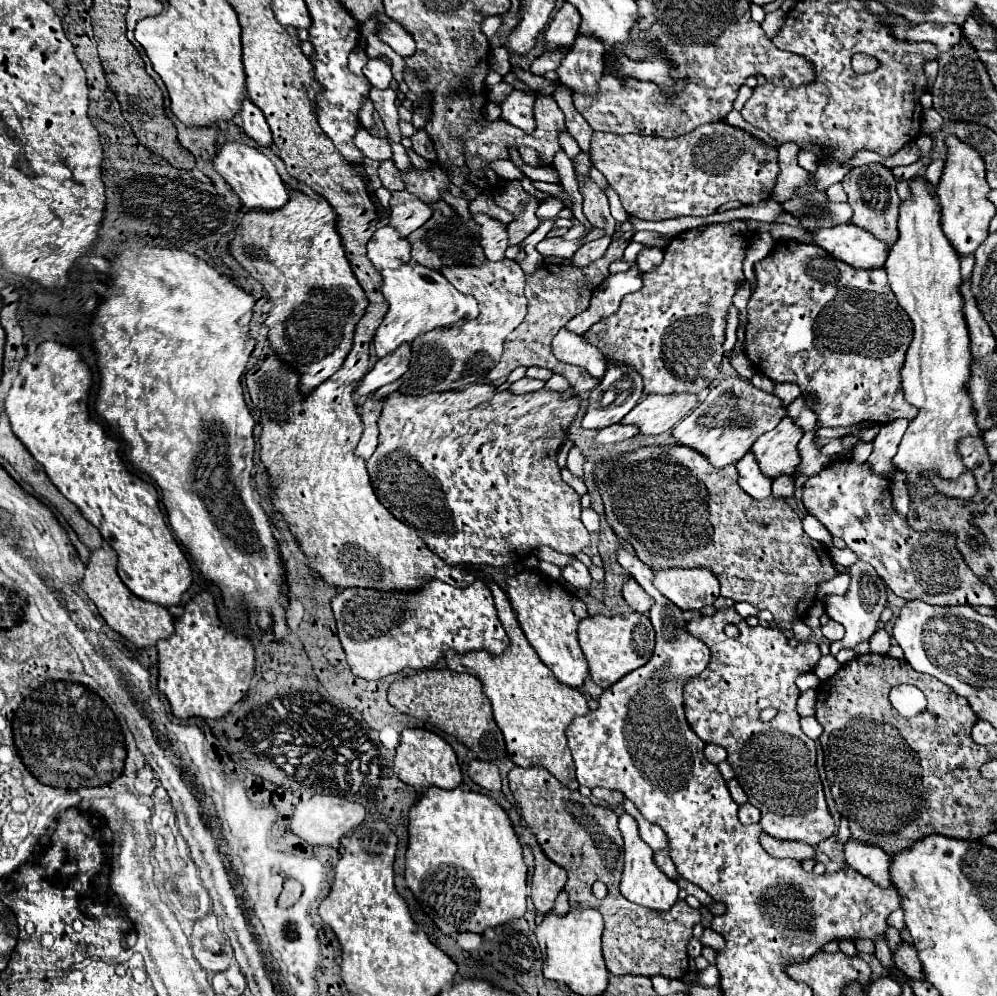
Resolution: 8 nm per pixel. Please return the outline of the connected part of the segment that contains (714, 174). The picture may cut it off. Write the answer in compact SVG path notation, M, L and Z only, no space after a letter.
M722 121L706 123L676 139L594 133L590 161L616 189L628 215L662 221L682 215L710 215L728 201L756 205L770 199L778 175L778 151L752 143L742 129Z

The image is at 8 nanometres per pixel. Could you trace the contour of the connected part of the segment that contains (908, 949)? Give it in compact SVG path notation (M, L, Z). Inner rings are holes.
M902 941L896 951L892 953L892 961L896 963L898 969L902 969L908 977L912 979L924 979L922 975L922 967L920 967L920 959L916 955L916 949L912 943L908 941Z

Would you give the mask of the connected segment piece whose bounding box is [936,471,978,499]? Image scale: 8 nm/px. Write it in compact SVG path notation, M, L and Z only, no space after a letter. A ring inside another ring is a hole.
M970 471L960 475L960 479L956 479L956 483L938 483L936 487L940 487L940 491L944 491L944 495L960 497L960 499L972 499L978 493L976 481Z

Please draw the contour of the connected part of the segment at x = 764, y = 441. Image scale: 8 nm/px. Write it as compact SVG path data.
M788 415L772 431L760 435L752 445L752 453L756 455L760 469L768 477L792 475L800 465L798 441L802 435L802 427L798 427Z

